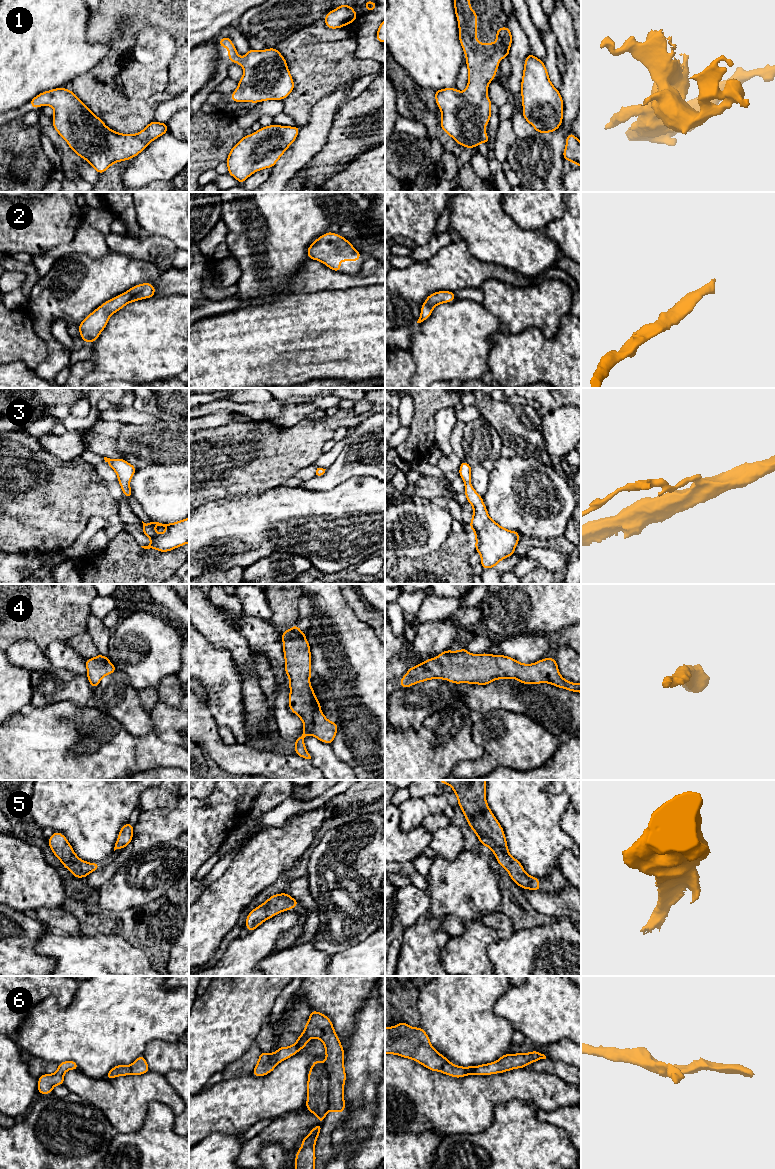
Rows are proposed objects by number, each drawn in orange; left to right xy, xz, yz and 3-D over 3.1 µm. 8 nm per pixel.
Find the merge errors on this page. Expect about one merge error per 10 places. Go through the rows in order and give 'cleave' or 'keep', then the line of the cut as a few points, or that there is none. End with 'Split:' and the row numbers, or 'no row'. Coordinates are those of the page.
1: keep; cut none
2: keep; cut none
3: keep; cut none
4: keep; cut none
5: keep; cut none
6: cleave; cut xz (324, 1064), (328, 1075), (329, 1110)
Split: 6

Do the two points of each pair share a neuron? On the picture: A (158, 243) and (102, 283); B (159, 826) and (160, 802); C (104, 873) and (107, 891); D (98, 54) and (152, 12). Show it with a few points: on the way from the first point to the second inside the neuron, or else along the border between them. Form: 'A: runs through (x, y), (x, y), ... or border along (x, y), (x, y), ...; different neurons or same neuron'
A: border along (146, 260), (153, 261), (161, 269), (168, 268); different neurons
B: border along (161, 808), (142, 812); different neurons
C: border along (120, 865), (98, 889); different neurons
D: border along (87, 29), (90, 42), (104, 42), (111, 37); different neurons

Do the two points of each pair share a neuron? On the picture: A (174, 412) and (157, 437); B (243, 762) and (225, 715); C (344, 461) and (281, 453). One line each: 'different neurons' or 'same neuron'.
A: different neurons
B: different neurons
C: different neurons

